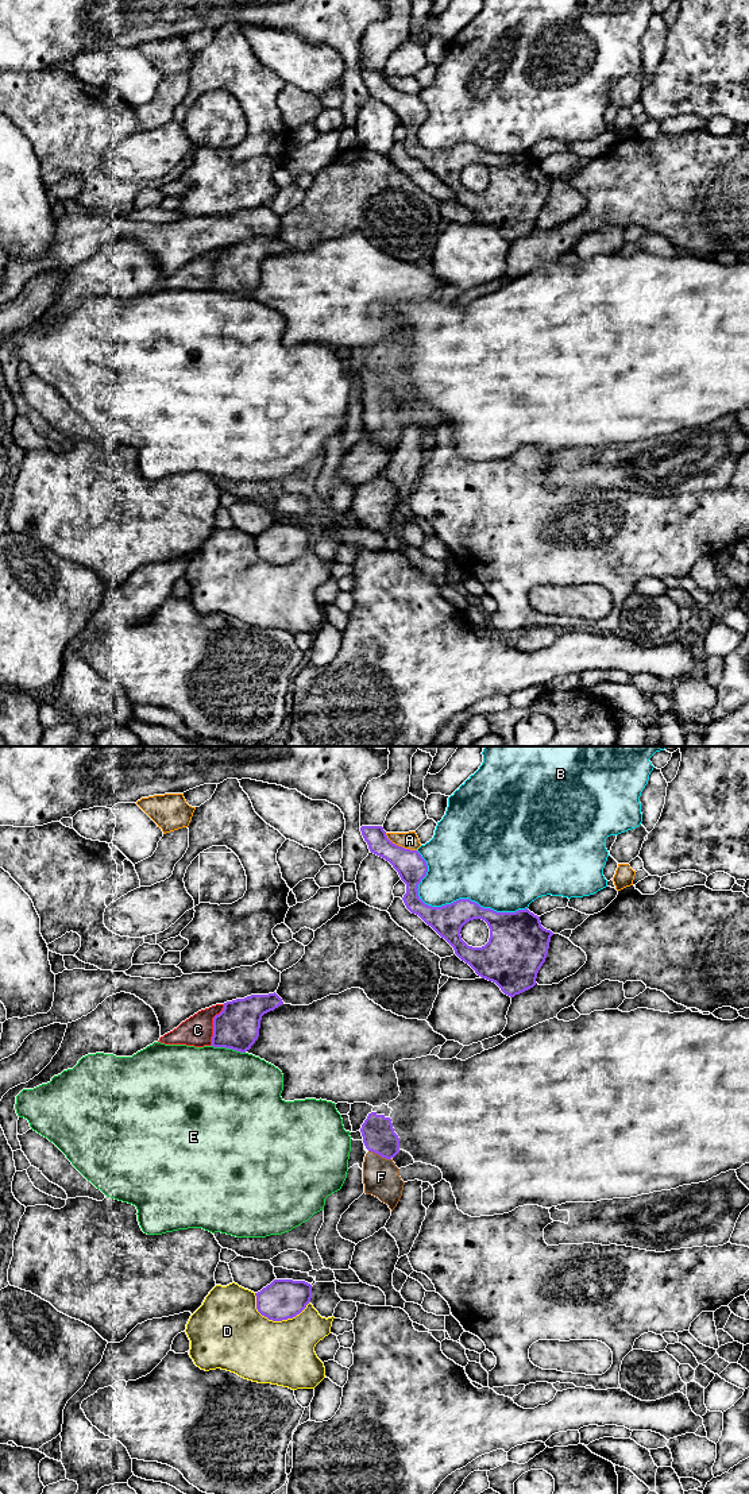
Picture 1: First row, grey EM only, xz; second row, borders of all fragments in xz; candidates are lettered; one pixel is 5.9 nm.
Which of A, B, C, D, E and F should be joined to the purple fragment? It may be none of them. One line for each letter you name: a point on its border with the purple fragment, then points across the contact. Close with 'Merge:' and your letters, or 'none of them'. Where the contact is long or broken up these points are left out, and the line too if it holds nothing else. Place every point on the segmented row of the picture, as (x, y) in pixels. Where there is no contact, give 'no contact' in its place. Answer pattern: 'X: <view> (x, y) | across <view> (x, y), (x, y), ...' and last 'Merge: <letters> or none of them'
F: xz (379, 1154) | across xz (378, 1134), (379, 1154), (381, 1177)
Merge: F

